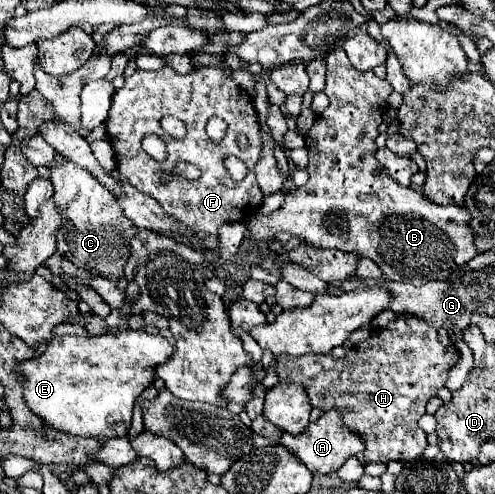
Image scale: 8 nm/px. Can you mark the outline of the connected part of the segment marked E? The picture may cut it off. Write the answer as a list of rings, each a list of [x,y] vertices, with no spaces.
[[[135,330],[105,336],[55,334],[41,356],[17,368],[23,376],[23,400],[33,414],[59,432],[99,440],[125,436],[137,396],[153,382],[155,366],[169,360],[173,350],[165,338]]]

